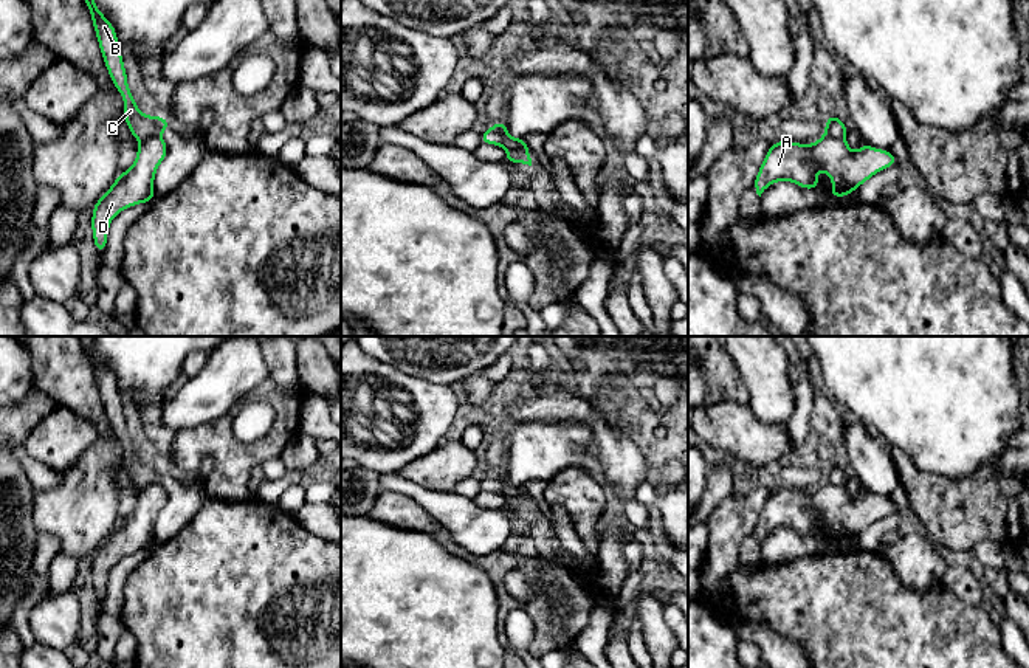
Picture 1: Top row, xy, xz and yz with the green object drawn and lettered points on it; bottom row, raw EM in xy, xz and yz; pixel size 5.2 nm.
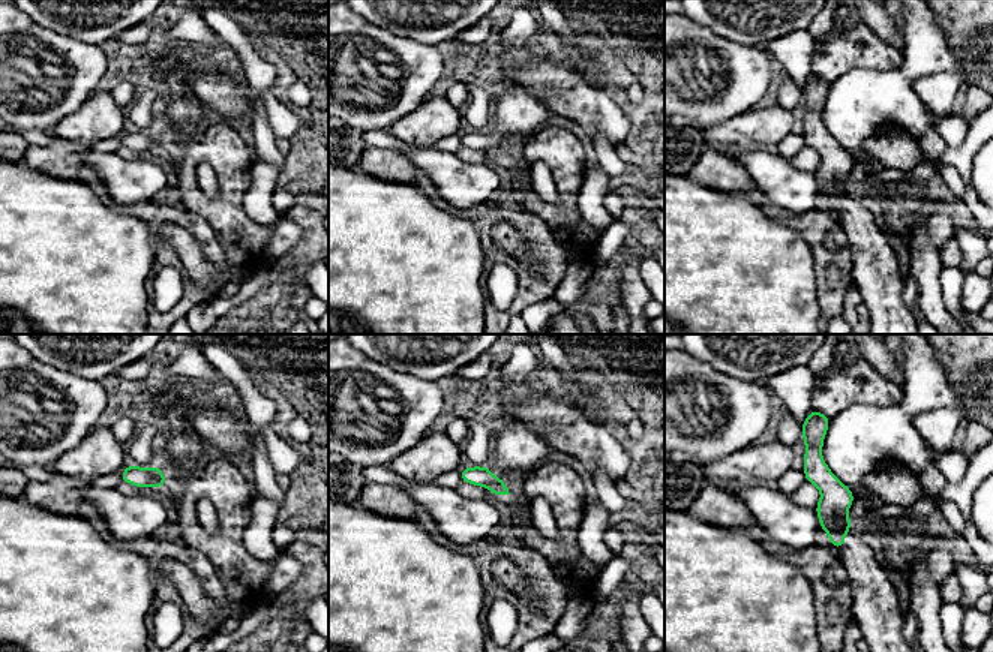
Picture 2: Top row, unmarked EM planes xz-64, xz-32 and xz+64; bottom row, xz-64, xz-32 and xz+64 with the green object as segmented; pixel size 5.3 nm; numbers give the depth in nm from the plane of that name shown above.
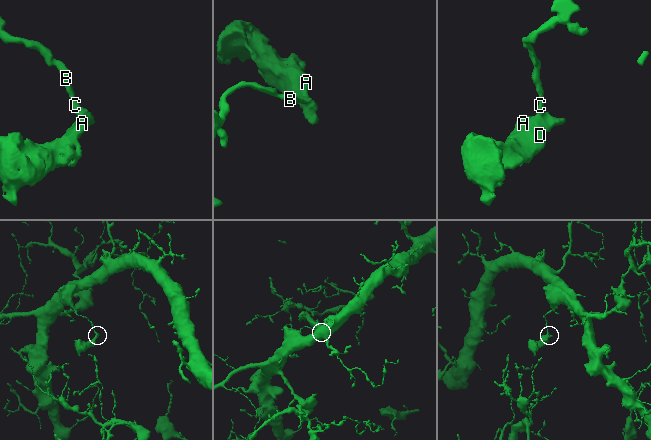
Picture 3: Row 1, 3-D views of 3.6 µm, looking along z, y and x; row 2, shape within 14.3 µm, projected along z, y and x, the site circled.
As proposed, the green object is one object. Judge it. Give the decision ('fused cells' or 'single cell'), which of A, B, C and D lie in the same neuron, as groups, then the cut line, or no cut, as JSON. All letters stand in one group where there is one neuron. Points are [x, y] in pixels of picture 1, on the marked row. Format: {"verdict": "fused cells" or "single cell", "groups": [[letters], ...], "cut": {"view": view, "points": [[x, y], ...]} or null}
{"verdict": "fused cells", "groups": [["A", "D"], ["B", "C"]], "cut": {"view": "xy", "points": [[160, 135], [144, 138], [140, 143]]}}

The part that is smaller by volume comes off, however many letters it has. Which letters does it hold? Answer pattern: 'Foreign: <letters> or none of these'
Foreign: A, D

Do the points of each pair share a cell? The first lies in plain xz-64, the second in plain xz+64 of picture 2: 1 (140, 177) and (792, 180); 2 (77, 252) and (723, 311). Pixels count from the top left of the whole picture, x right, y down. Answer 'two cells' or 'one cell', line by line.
1: one cell
2: one cell

